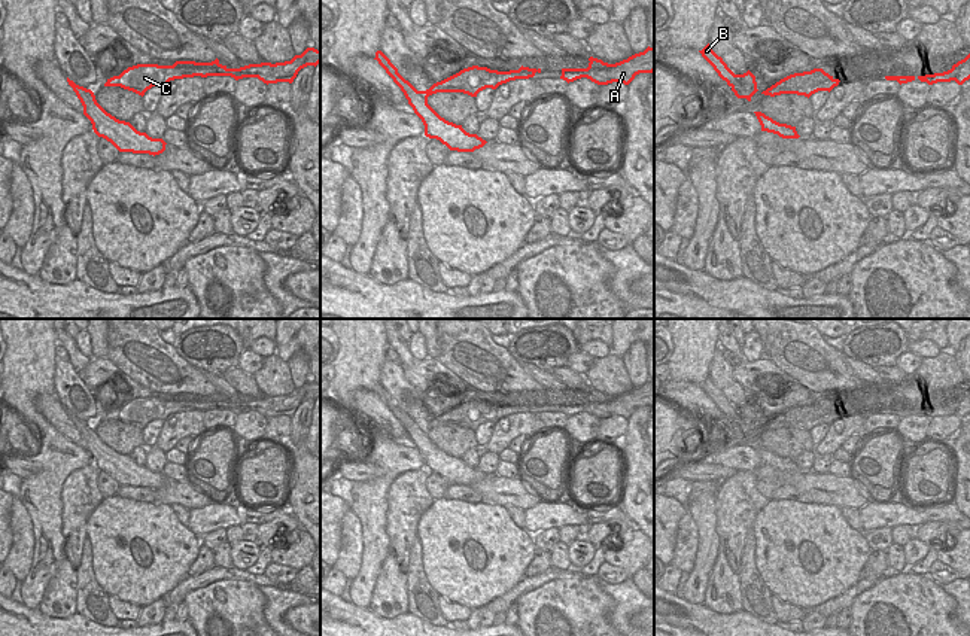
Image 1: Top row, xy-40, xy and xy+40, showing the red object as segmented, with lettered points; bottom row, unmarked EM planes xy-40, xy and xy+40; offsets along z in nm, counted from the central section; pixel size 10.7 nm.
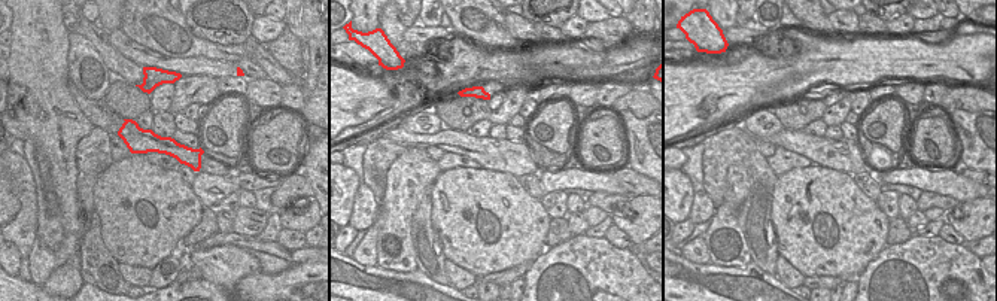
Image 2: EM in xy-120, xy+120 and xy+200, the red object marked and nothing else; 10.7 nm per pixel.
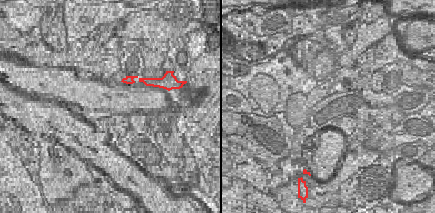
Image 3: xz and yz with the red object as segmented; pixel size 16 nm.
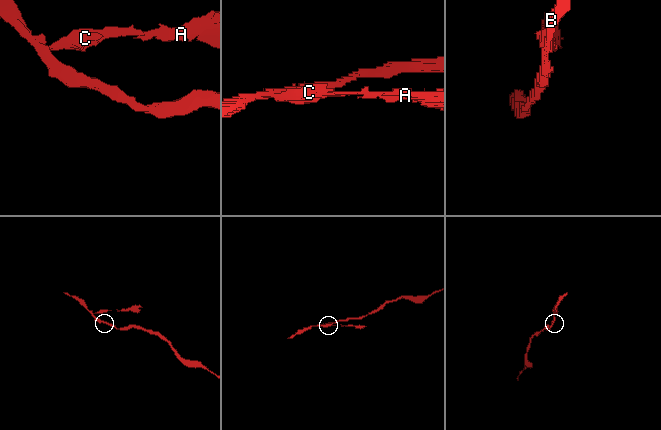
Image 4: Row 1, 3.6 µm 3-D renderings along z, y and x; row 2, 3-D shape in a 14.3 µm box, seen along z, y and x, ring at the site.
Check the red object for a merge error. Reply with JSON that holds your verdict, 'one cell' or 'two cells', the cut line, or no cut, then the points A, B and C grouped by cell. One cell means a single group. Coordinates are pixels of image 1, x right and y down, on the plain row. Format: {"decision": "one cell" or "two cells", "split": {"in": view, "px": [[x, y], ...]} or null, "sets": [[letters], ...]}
{"decision": "two cells", "split": {"in": "xy", "px": [[428, 423], [431, 428]]}, "sets": [["A", "C"], ["B"]]}

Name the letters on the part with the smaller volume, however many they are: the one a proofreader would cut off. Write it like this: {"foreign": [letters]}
{"foreign": ["A", "C"]}

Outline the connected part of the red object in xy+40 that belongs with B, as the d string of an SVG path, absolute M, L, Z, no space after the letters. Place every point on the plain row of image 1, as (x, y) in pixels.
M709 377L699 386L714 401L718 410L727 416L738 432L746 432L751 435L751 430L758 423L755 410L749 404L744 408L735 408L723 395L723 392L712 384Z

